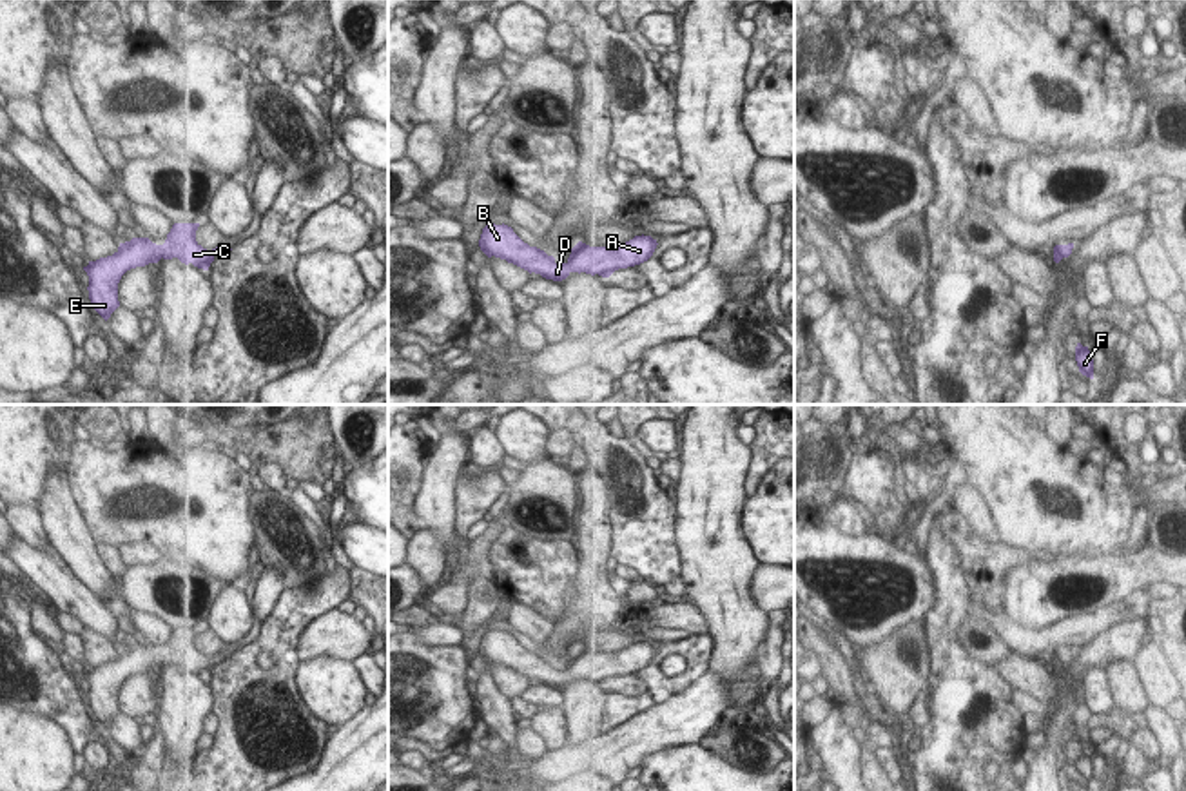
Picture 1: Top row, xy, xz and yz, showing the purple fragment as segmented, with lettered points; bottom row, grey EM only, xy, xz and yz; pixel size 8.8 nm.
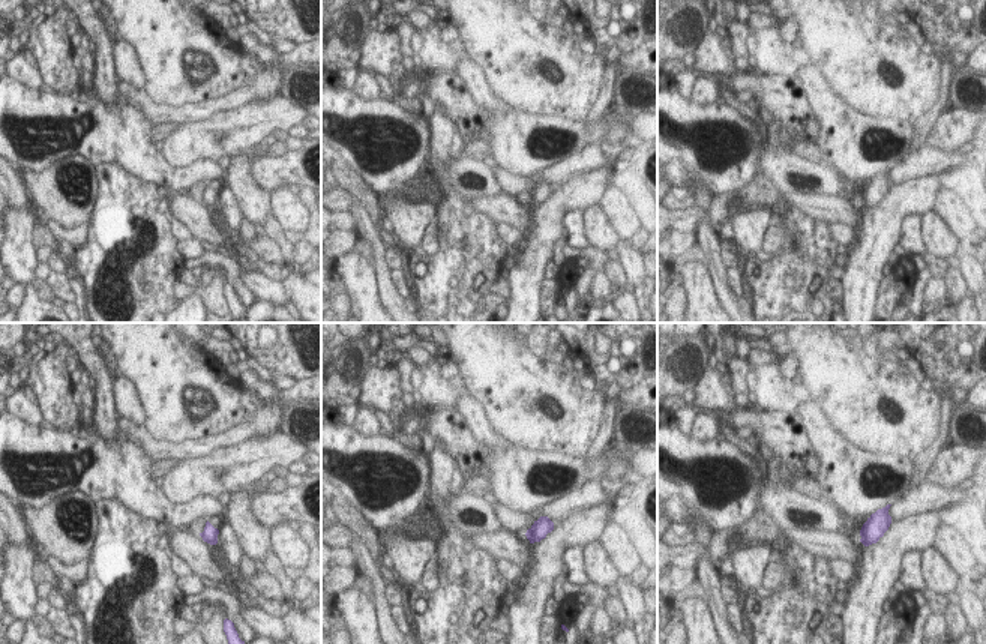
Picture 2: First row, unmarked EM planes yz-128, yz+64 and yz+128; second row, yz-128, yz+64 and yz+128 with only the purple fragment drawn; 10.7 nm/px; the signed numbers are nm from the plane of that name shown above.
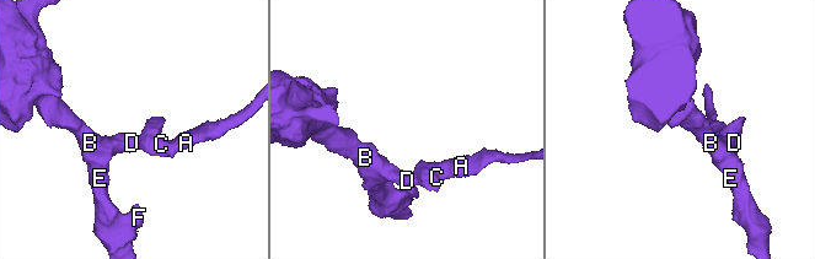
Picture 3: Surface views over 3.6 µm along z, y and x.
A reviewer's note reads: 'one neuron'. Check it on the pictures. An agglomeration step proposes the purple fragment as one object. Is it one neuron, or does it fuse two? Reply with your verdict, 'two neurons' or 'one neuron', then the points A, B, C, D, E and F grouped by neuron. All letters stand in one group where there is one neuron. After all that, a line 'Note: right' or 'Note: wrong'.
one neuron; groups A B C D E F
Note: right

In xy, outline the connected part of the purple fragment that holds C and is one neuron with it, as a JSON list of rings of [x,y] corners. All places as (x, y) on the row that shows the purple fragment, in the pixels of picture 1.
[[[174,223],[163,245],[156,245],[149,238],[132,238],[120,243],[112,256],[89,261],[83,270],[89,276],[87,290],[94,310],[107,321],[120,307],[118,283],[122,276],[131,269],[158,263],[161,258],[178,258],[185,265],[192,263],[209,270],[214,258],[223,252],[223,247],[203,249],[196,241],[198,227],[199,223]]]

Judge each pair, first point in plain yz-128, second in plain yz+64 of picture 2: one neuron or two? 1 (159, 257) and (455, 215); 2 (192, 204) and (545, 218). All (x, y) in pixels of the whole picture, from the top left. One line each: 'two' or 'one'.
1: one
2: two

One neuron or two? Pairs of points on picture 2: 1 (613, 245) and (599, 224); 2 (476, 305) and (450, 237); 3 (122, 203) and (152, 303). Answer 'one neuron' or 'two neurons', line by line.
1: one neuron
2: one neuron
3: one neuron

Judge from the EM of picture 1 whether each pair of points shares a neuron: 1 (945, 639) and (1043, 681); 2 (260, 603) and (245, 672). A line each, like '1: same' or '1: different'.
1: different
2: different

